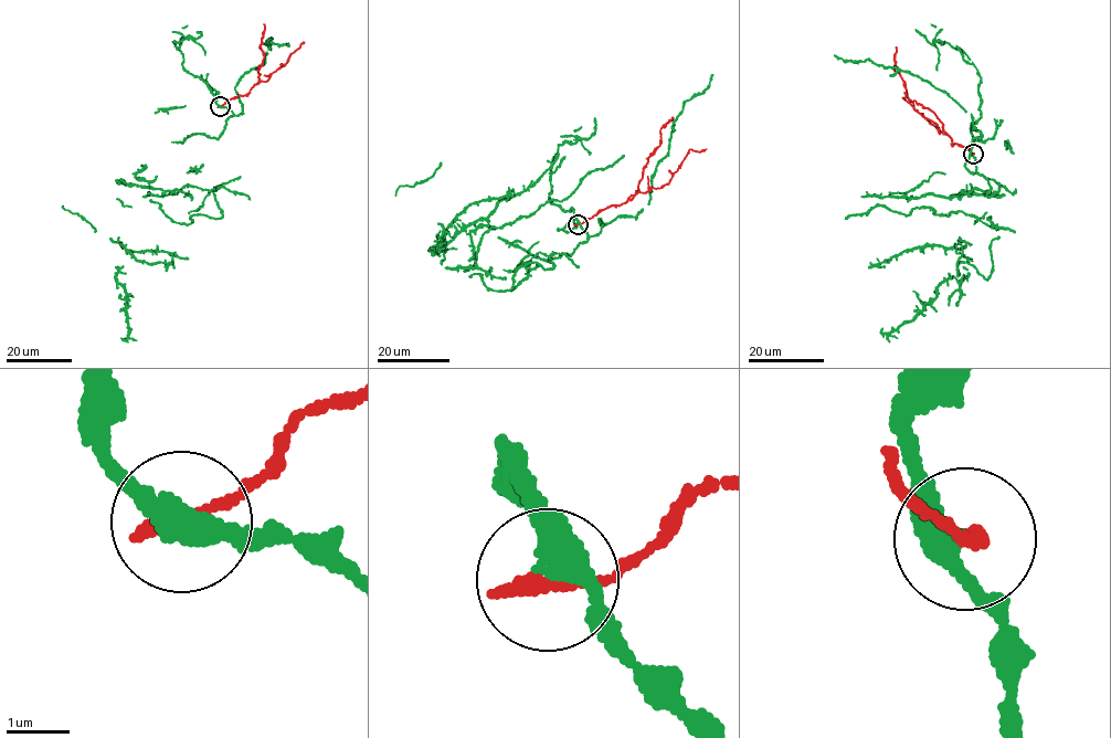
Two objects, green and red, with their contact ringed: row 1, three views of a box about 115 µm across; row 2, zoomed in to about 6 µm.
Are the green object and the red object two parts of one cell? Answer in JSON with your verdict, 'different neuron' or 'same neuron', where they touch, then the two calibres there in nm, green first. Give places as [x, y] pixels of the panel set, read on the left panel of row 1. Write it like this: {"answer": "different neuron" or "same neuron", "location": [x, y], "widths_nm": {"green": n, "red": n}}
{"answer": "different neuron", "location": [220, 106], "widths_nm": {"green": 360, "red": 240}}

